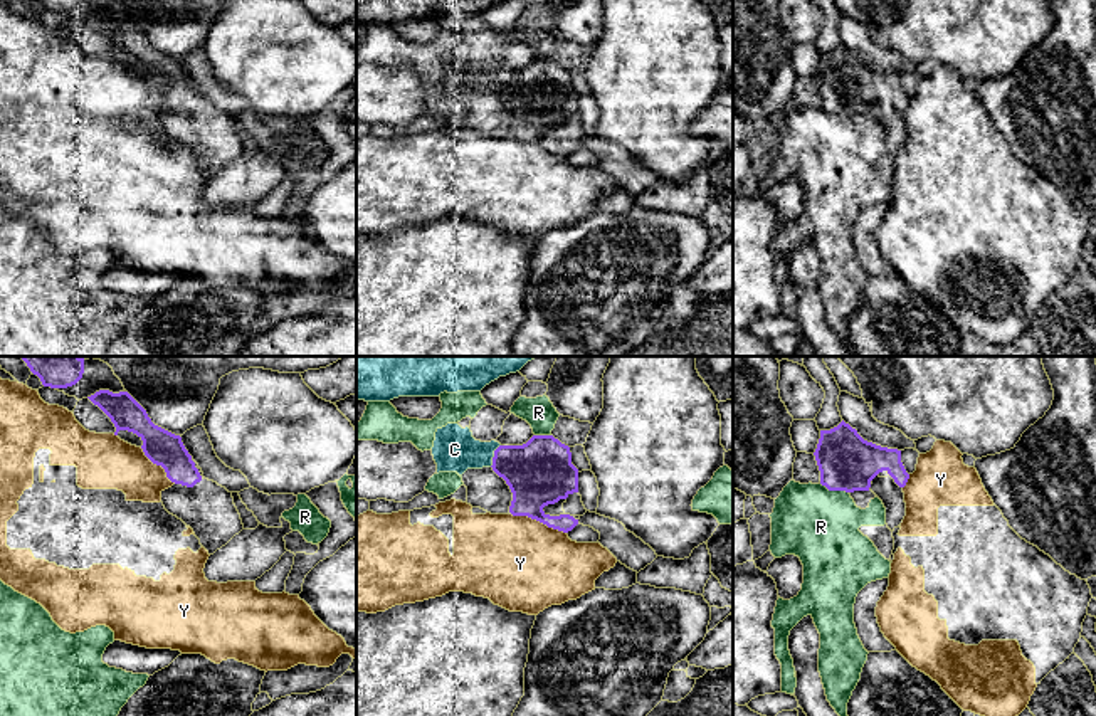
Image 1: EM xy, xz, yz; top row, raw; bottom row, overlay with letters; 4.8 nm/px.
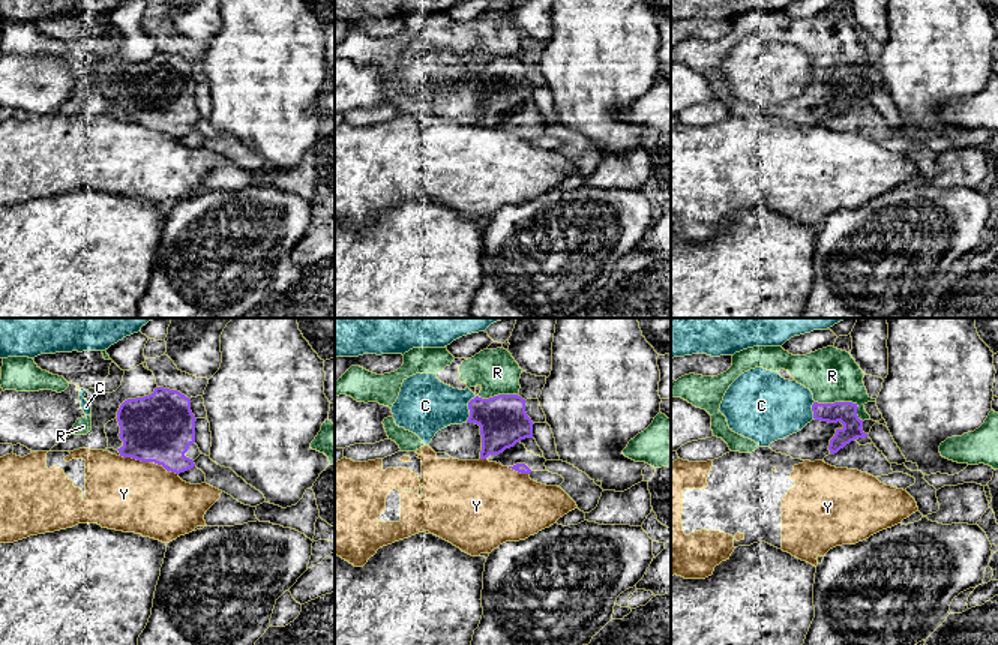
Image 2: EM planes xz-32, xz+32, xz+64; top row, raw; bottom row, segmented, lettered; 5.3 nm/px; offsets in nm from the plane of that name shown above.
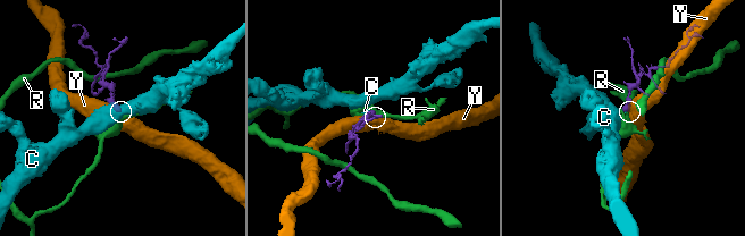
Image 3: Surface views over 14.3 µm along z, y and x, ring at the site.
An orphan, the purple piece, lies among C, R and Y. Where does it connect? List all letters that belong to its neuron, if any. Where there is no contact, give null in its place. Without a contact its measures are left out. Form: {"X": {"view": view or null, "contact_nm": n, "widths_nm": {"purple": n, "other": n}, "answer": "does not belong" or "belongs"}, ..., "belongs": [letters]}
{"C": {"view": "xz", "contact_nm": 120, "widths_nm": {"purple": 320, "other": 220}, "answer": "does not belong"}, "R": {"view": "yz", "contact_nm": 140, "widths_nm": {"purple": 280, "other": 360}, "answer": "does not belong"}, "Y": {"view": "xz", "contact_nm": 280, "widths_nm": {"purple": 320, "other": 440}, "answer": "does not belong"}, "belongs": []}

